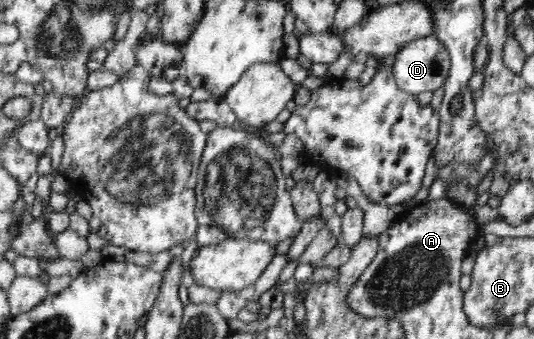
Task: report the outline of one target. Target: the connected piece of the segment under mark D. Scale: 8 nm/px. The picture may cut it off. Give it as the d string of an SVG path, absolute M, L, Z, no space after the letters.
M433 33L408 42L396 55L392 67L397 87L408 94L418 96L424 92L436 92L443 88L450 75L451 59L446 46Z

